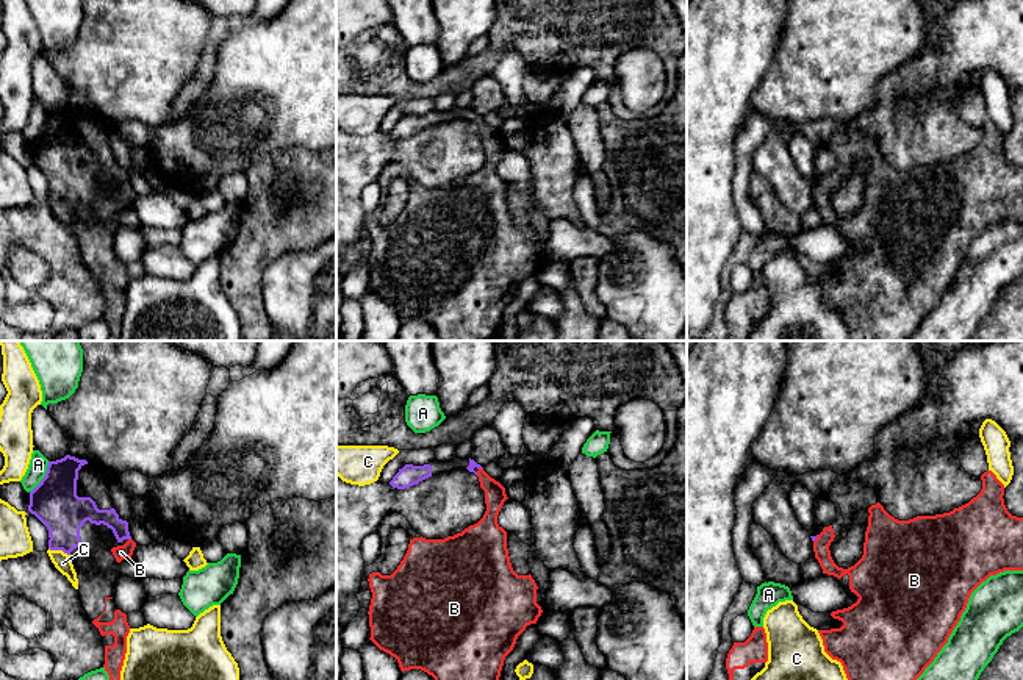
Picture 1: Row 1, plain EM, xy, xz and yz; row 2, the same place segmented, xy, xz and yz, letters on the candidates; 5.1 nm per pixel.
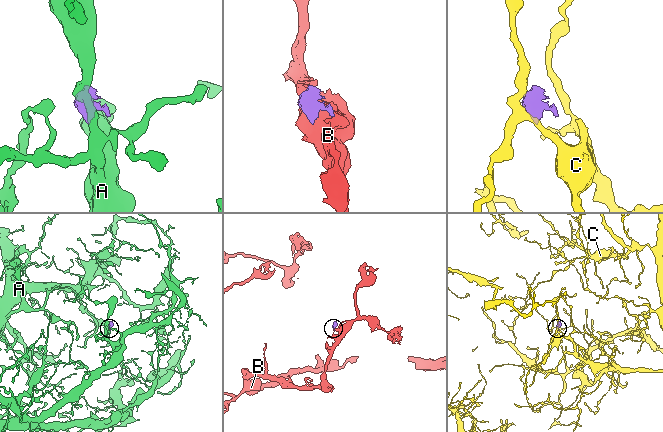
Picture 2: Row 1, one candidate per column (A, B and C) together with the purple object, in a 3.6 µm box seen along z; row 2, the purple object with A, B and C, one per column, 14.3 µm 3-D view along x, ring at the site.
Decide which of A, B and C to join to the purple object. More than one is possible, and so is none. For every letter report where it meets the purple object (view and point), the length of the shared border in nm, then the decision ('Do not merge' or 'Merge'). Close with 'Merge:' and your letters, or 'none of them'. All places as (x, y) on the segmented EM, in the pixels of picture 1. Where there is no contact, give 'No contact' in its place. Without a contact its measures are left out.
A: Touches purple at xy (44, 477). Shared border 190 nm. Do not merge
B: Touches purple at yz (815, 538). Shared border 50 nm. Merge
C: Touches purple at xy (60, 549). Shared border 120 nm. Do not merge
Merge: B

